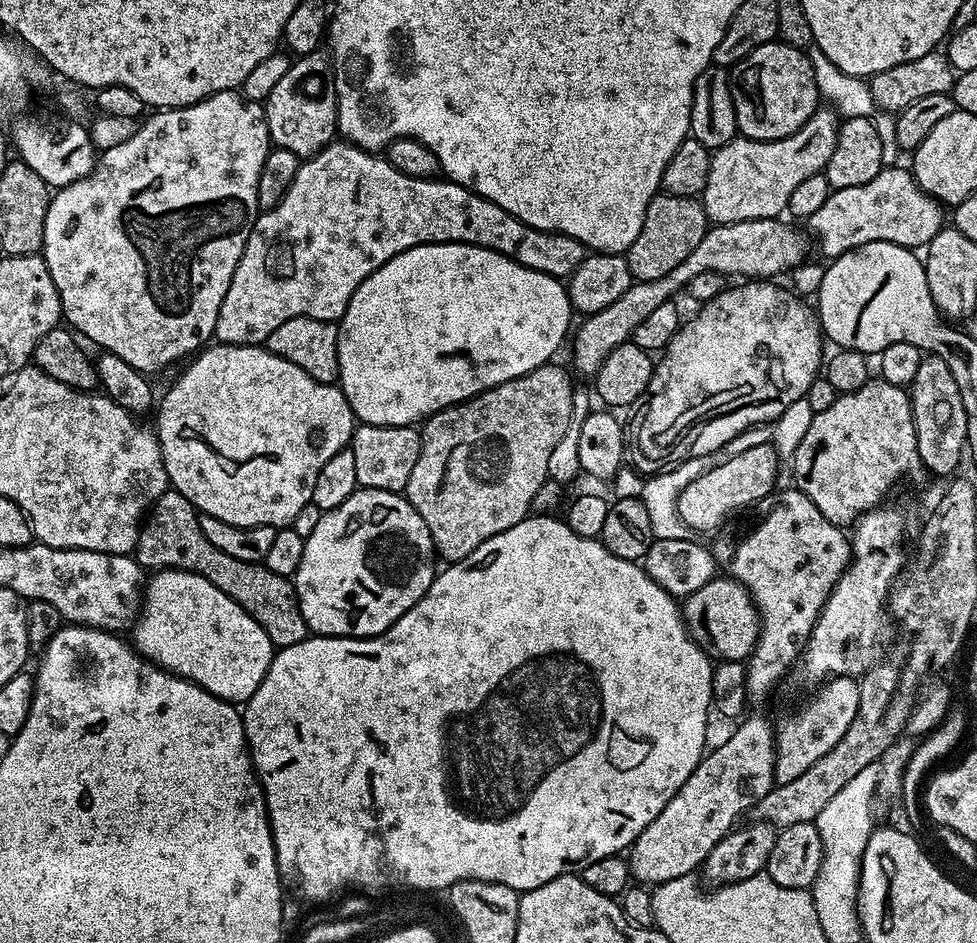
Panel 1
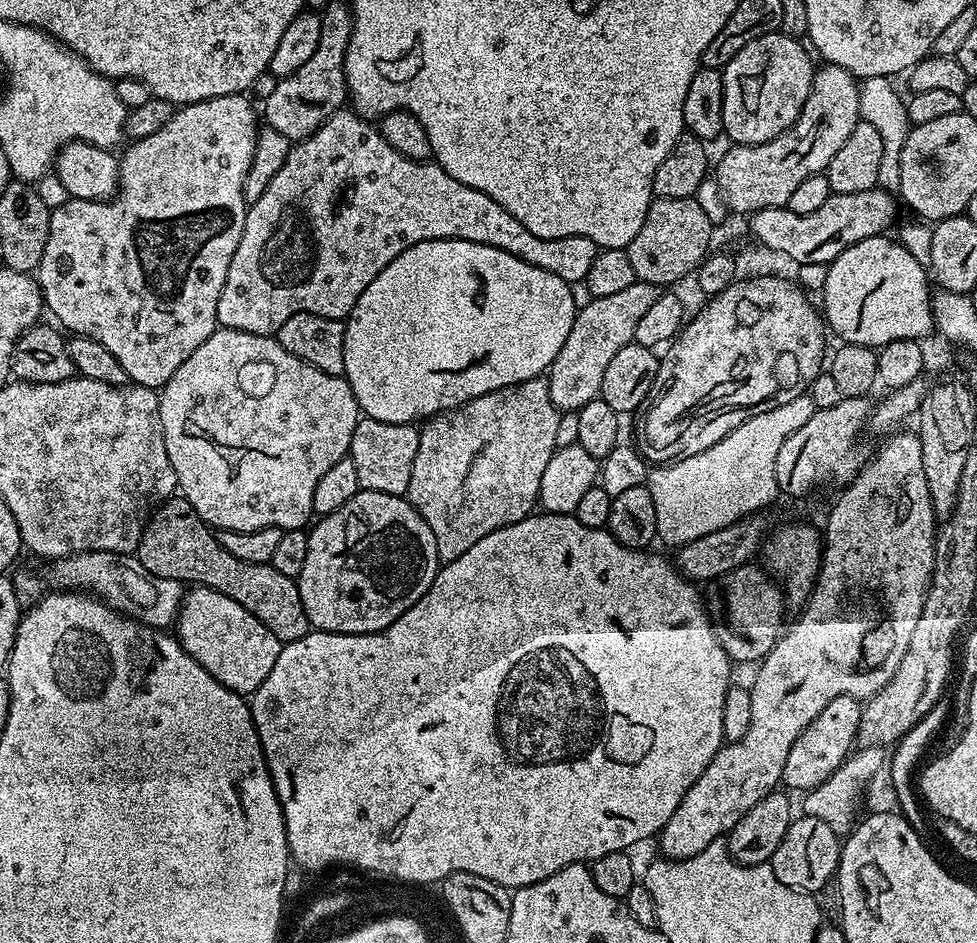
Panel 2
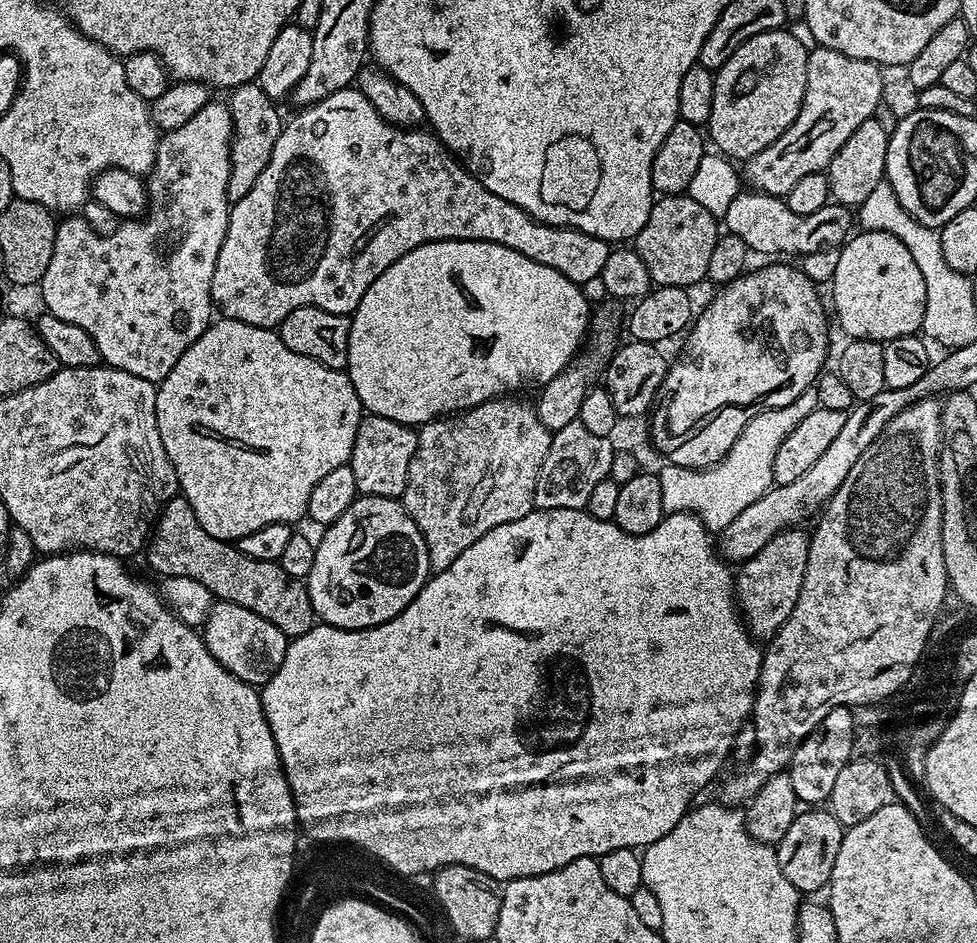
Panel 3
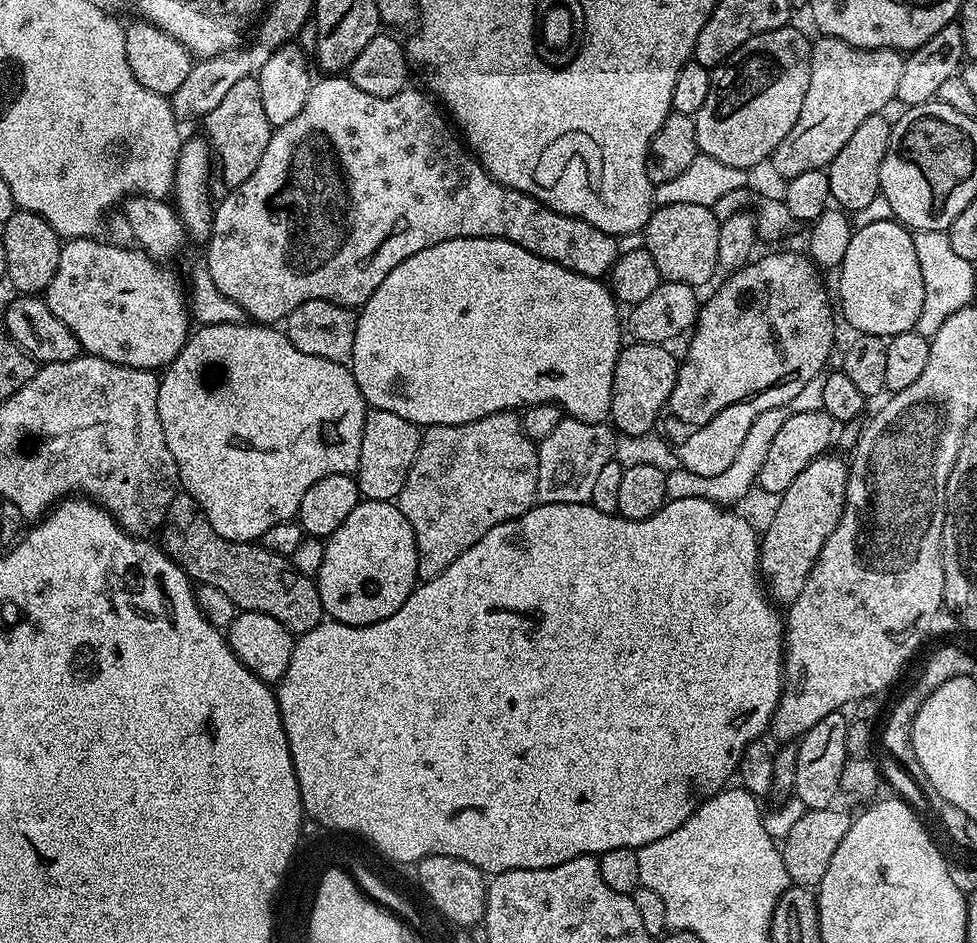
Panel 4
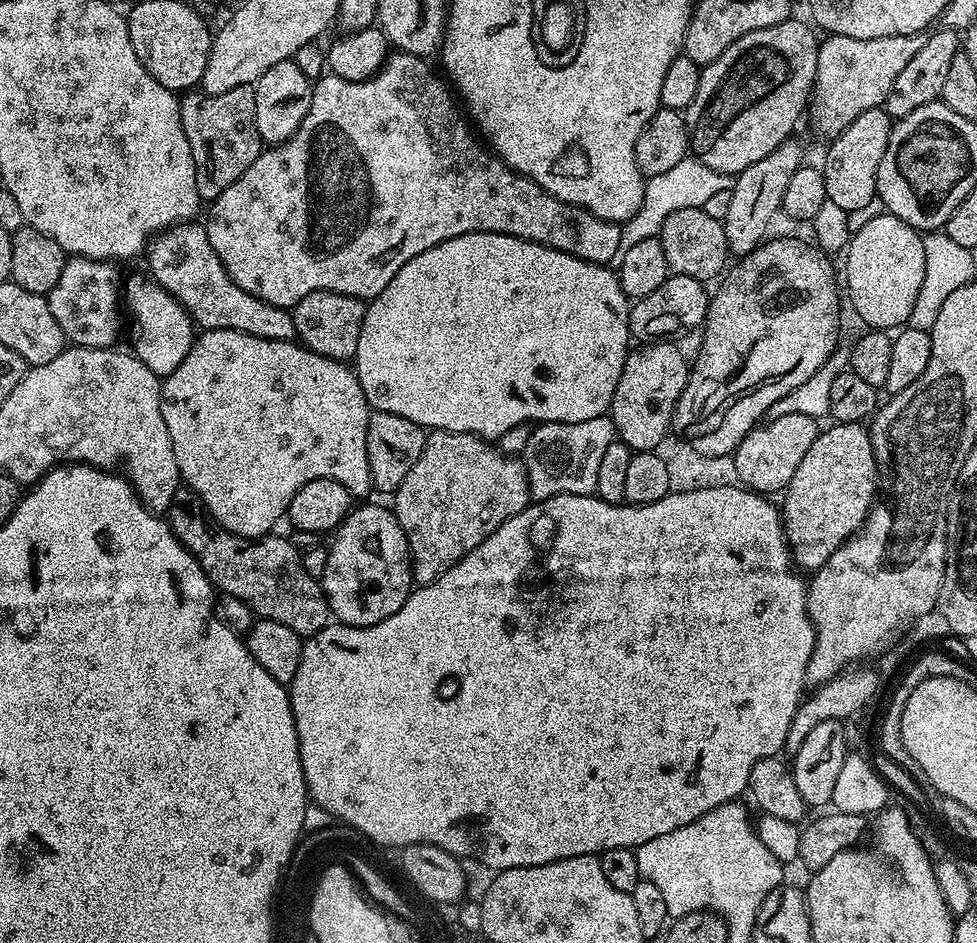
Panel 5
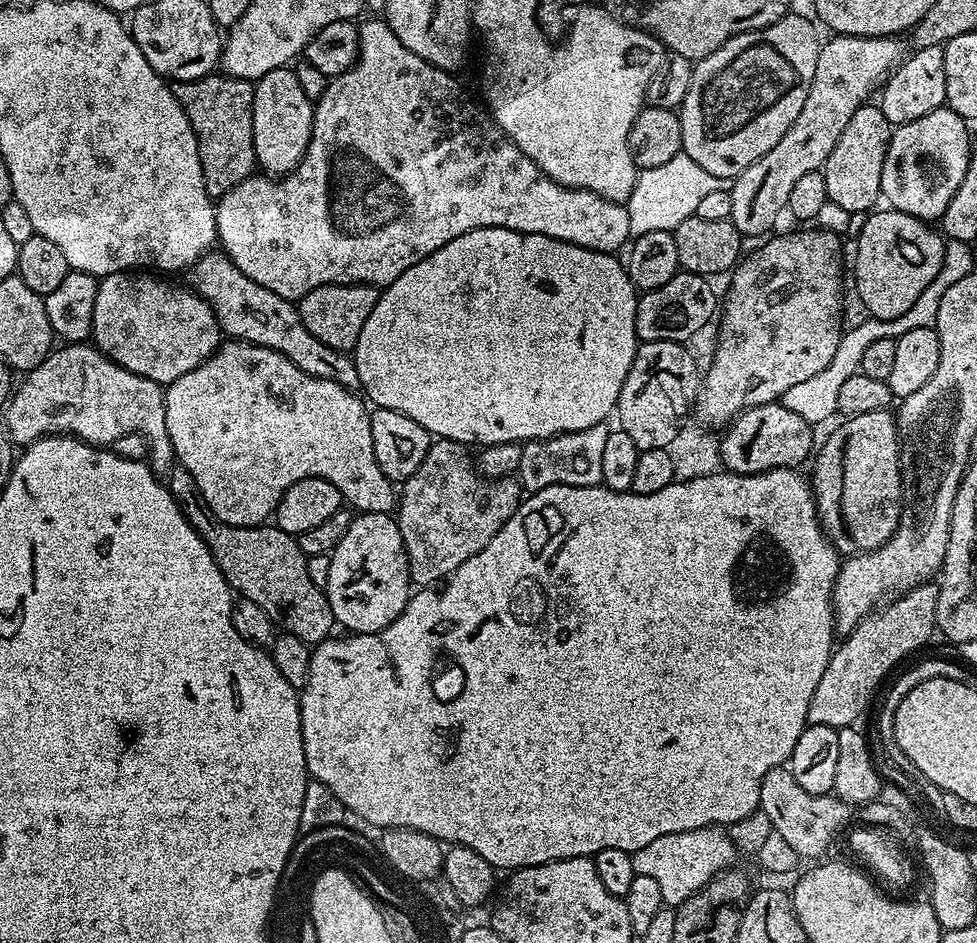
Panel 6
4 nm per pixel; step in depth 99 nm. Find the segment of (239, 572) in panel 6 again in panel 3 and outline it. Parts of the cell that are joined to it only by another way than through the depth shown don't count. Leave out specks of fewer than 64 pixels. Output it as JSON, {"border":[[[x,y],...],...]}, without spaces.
{"border":[[[173,496],[157,516],[146,545],[147,552],[149,566],[161,572],[161,577],[194,578],[194,582],[202,582],[217,601],[225,600],[234,606],[254,610],[258,618],[274,622],[274,626],[278,626],[278,630],[285,632],[289,638],[306,634],[314,627],[317,615],[312,609],[307,583],[290,578],[279,562],[258,562],[258,558],[246,558],[235,543],[206,534],[184,496]]]}

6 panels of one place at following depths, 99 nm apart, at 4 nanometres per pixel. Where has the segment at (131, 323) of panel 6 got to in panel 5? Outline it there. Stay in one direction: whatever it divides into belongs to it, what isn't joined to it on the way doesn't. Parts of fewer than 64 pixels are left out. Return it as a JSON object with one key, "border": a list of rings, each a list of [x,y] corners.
{"border":[[[151,275],[132,276],[123,281],[122,304],[132,319],[131,351],[158,377],[168,376],[192,349],[194,325],[188,311]]]}

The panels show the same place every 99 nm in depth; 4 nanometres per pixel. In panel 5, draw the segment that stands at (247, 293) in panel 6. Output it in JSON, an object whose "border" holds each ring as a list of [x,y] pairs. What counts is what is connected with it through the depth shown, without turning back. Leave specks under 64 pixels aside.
{"border":[[[196,223],[176,224],[148,241],[147,271],[152,279],[157,280],[188,311],[193,325],[201,329],[238,330],[258,338],[295,341],[291,311],[262,302],[254,298],[254,294],[246,294],[242,286],[233,284],[218,254],[214,254],[214,246],[210,246],[207,227]]]}

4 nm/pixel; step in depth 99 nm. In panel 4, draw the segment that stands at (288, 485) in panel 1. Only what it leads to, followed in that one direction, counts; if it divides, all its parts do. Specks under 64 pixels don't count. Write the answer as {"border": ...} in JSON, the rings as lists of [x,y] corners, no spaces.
{"border":[[[259,322],[206,324],[197,327],[159,377],[158,418],[162,422],[162,434],[166,434],[166,446],[170,446],[170,454],[174,454],[183,491],[192,496],[194,502],[198,502],[210,526],[214,526],[214,530],[218,530],[222,538],[230,538],[243,544],[259,541],[266,530],[270,530],[270,526],[278,526],[278,522],[292,520],[299,513],[306,490],[310,490],[310,486],[314,486],[318,478],[326,478],[326,474],[355,473],[358,454],[362,454],[362,426],[366,405],[351,367],[348,364],[330,362],[326,358],[314,358],[314,354],[302,354],[302,350],[294,347],[287,335],[278,329],[279,327]]]}

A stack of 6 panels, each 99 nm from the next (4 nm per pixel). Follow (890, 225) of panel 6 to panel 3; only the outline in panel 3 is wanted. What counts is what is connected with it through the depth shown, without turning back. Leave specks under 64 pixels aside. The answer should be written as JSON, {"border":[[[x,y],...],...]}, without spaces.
{"border":[[[857,231],[840,248],[838,270],[834,270],[834,278],[830,282],[832,288],[832,304],[836,307],[834,320],[840,323],[845,337],[853,340],[893,340],[899,336],[914,336],[921,331],[926,310],[926,282],[922,278],[922,270],[914,262],[910,250],[894,234],[889,232]]]}

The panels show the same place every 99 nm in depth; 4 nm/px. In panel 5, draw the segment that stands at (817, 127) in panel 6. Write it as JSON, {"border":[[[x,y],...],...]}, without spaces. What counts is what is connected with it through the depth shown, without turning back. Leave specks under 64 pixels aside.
{"border":[[[789,138],[770,154],[766,154],[762,162],[754,162],[754,166],[735,177],[735,184],[730,191],[730,210],[726,210],[723,219],[728,250],[733,257],[750,254],[759,244],[764,243],[769,235],[768,227],[771,226],[772,219],[782,209],[782,194],[786,194],[790,174],[794,174],[794,170],[801,168],[804,163],[803,146],[796,138]]]}

